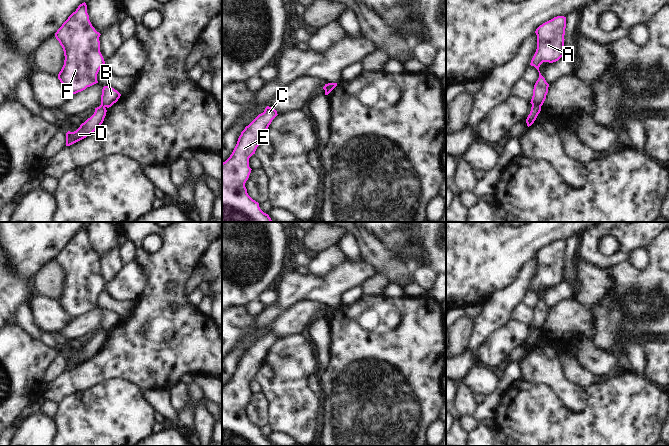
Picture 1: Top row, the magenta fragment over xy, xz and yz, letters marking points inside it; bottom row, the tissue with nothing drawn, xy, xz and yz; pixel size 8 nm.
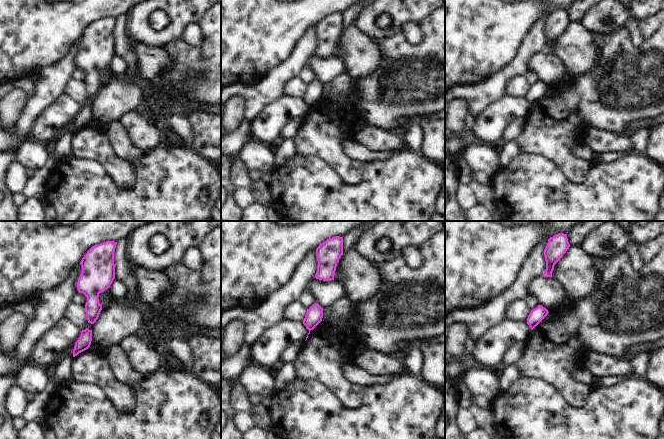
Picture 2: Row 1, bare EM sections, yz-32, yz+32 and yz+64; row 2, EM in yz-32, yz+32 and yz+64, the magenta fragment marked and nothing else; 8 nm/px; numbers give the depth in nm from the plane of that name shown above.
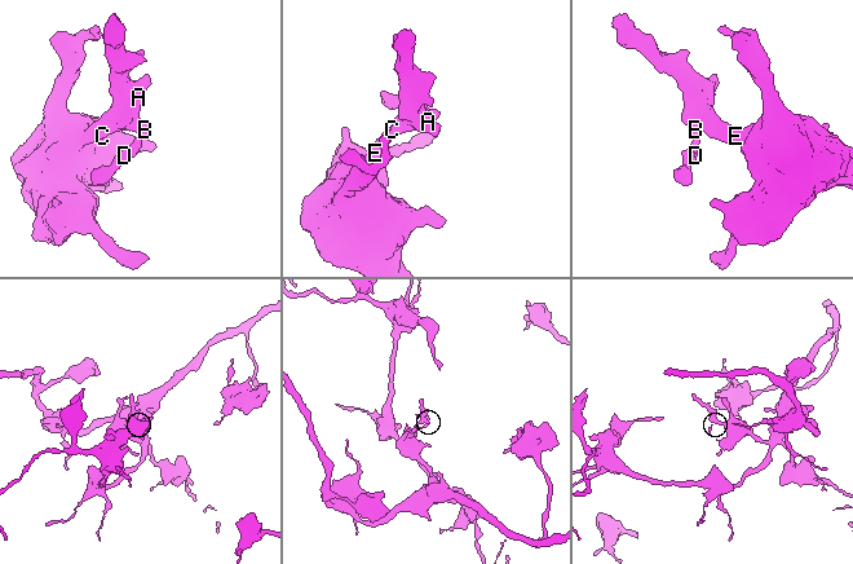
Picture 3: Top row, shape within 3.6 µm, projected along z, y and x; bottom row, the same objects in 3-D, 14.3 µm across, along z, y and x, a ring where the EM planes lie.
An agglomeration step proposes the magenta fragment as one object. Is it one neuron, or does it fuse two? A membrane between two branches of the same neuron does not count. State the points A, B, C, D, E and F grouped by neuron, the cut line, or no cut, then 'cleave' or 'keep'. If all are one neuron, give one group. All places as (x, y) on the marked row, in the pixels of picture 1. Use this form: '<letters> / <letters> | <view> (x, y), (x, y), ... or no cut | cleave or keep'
A B C E F / D | yz (532, 104), (540, 106) | cleave

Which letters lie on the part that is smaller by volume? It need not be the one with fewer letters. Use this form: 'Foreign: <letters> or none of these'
Foreign: D.

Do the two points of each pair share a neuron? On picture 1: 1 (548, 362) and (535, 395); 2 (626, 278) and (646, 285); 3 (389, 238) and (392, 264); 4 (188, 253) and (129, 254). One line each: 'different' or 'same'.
1: different
2: same
3: different
4: different

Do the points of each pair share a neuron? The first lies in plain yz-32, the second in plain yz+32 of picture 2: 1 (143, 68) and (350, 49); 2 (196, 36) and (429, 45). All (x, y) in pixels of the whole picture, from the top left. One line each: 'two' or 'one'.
1: one
2: two

